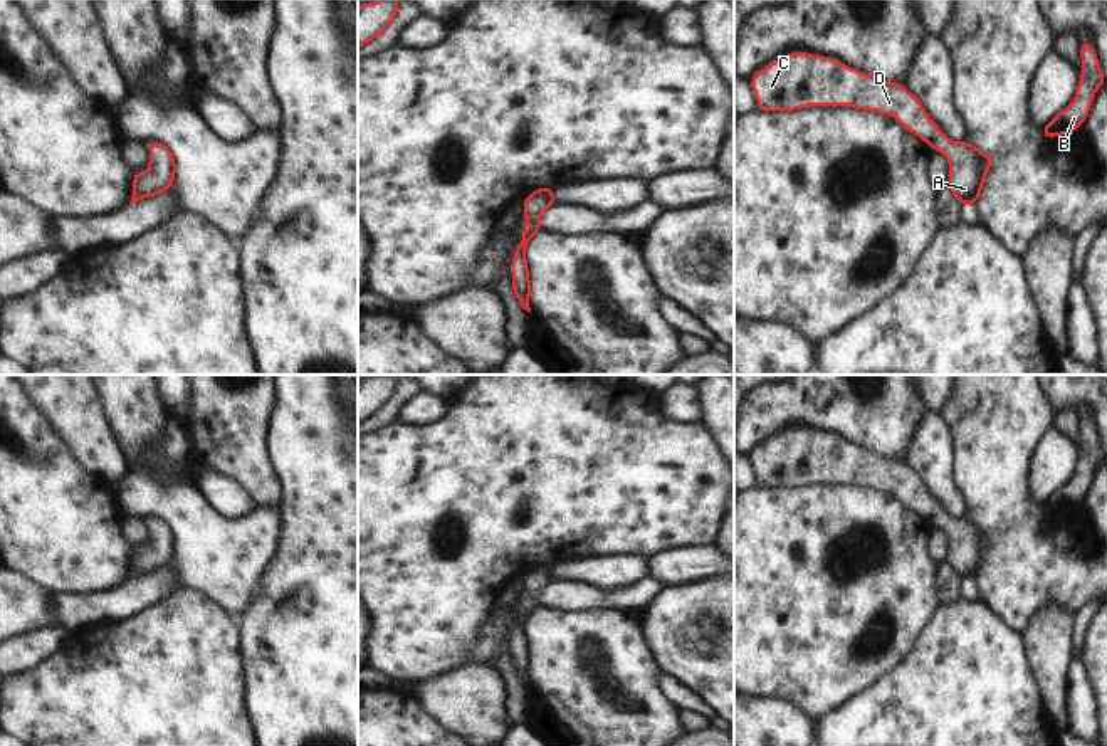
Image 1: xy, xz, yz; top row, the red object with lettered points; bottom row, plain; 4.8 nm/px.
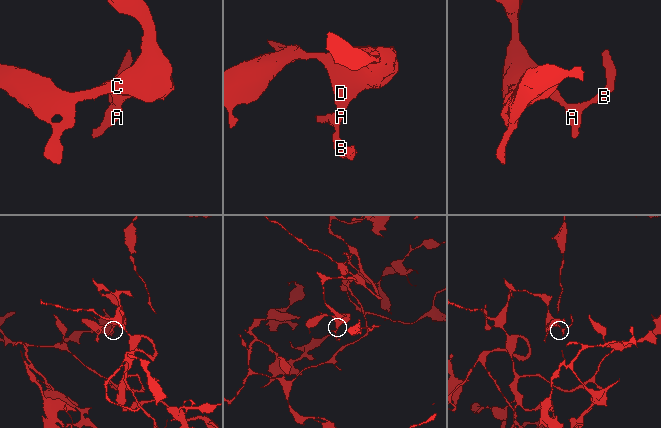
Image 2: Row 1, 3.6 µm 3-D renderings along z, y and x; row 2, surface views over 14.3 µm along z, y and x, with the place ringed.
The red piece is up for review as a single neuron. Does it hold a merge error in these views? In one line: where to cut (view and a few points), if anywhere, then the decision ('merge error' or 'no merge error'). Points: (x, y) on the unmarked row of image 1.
cut none; no merge error

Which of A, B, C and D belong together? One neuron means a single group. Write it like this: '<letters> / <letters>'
A B C D

